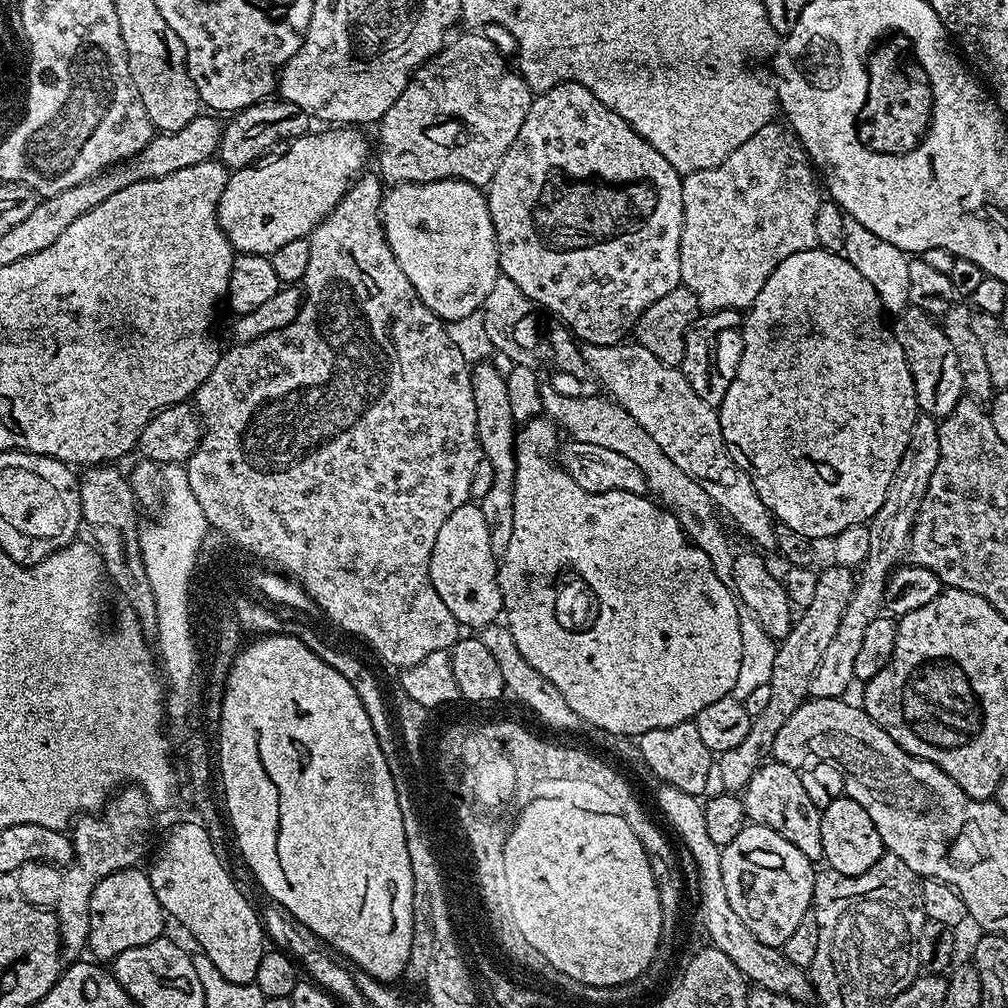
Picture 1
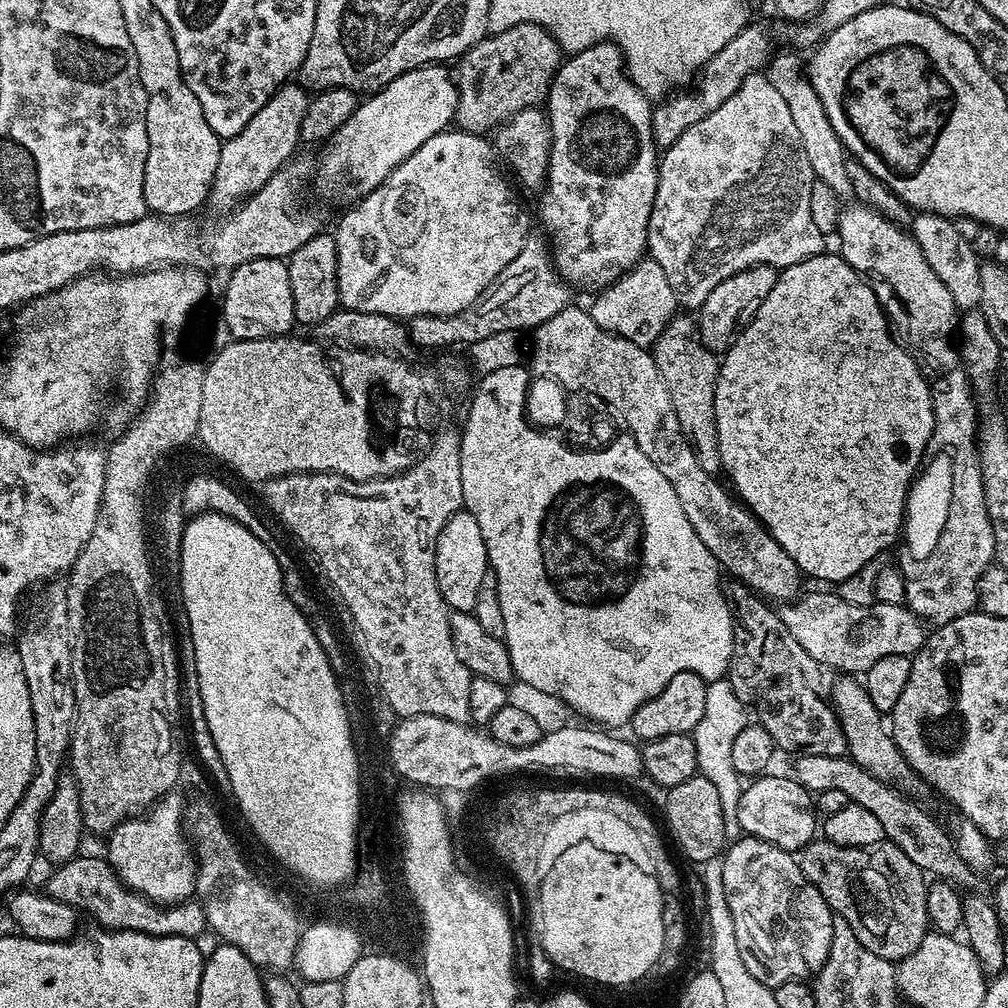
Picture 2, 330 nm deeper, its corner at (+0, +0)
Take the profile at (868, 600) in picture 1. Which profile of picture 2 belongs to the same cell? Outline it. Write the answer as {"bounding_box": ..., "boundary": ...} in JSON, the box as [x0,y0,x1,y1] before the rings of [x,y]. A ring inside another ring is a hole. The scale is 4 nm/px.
{"bounding_box":[903,366,996,626],"boundary":[[[957,366],[951,372],[937,375],[930,387],[934,414],[932,444],[937,449],[947,450],[952,457],[954,490],[950,494],[946,530],[942,530],[942,538],[938,538],[934,554],[923,561],[921,568],[924,569],[913,580],[907,581],[903,603],[921,620],[939,626],[977,607],[976,584],[986,569],[993,567],[996,543],[984,501],[984,484],[980,480],[980,453],[976,443],[978,400],[972,385],[968,383],[963,367]]]}

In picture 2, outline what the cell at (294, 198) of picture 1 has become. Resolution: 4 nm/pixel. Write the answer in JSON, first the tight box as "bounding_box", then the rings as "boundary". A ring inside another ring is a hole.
{"bounding_box":[316,64,458,198],"boundary":[[[425,64],[422,68],[415,68],[406,74],[402,74],[398,78],[394,78],[394,82],[390,82],[378,92],[373,92],[367,98],[361,99],[356,105],[354,114],[350,114],[350,118],[346,118],[346,122],[342,122],[342,126],[336,133],[328,139],[328,141],[319,149],[320,161],[316,164],[316,188],[324,196],[356,196],[355,198],[363,198],[368,193],[373,192],[378,186],[382,186],[388,181],[388,175],[395,170],[406,158],[410,158],[410,154],[414,154],[414,150],[418,150],[418,146],[422,146],[422,142],[426,142],[430,138],[434,138],[434,134],[445,131],[456,119],[456,107],[458,106],[458,92],[456,90],[455,79],[450,75],[449,69],[440,64]]]}

